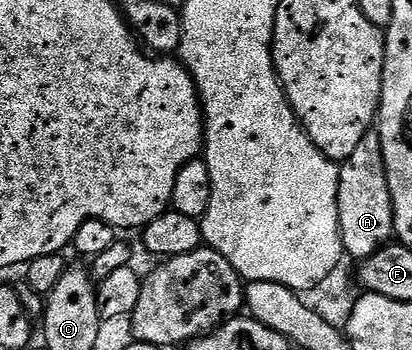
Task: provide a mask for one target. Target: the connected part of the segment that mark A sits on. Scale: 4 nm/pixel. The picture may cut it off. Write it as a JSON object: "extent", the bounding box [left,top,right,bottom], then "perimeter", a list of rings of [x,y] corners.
{"extent":[338,129,394,261],"perimeter":[[[373,129],[358,141],[354,153],[339,164],[338,221],[344,254],[349,260],[363,261],[393,242],[394,205],[390,197],[390,185],[386,177],[386,161],[382,157],[382,141],[379,130]]]}

